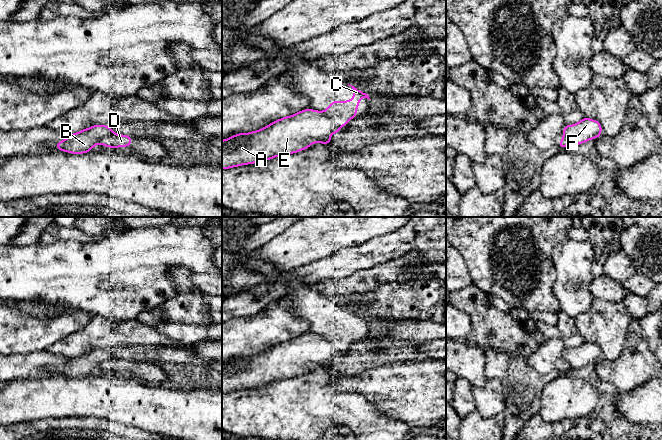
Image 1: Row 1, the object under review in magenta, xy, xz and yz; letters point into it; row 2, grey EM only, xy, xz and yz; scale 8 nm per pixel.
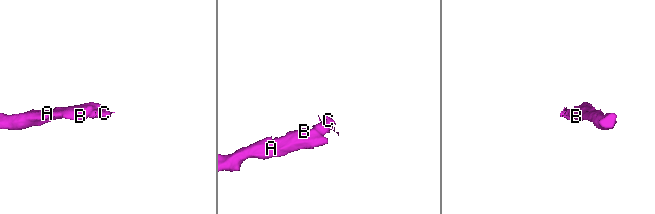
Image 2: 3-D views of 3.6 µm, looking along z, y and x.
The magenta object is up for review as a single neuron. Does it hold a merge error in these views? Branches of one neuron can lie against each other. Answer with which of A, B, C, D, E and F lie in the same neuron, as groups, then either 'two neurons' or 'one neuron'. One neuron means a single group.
A B E F / C D; two neurons

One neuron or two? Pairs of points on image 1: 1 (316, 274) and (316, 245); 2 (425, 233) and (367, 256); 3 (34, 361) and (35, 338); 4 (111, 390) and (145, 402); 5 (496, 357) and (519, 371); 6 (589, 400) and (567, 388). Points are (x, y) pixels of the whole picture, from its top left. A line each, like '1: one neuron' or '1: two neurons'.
1: two neurons
2: one neuron
3: two neurons
4: one neuron
5: two neurons
6: one neuron

